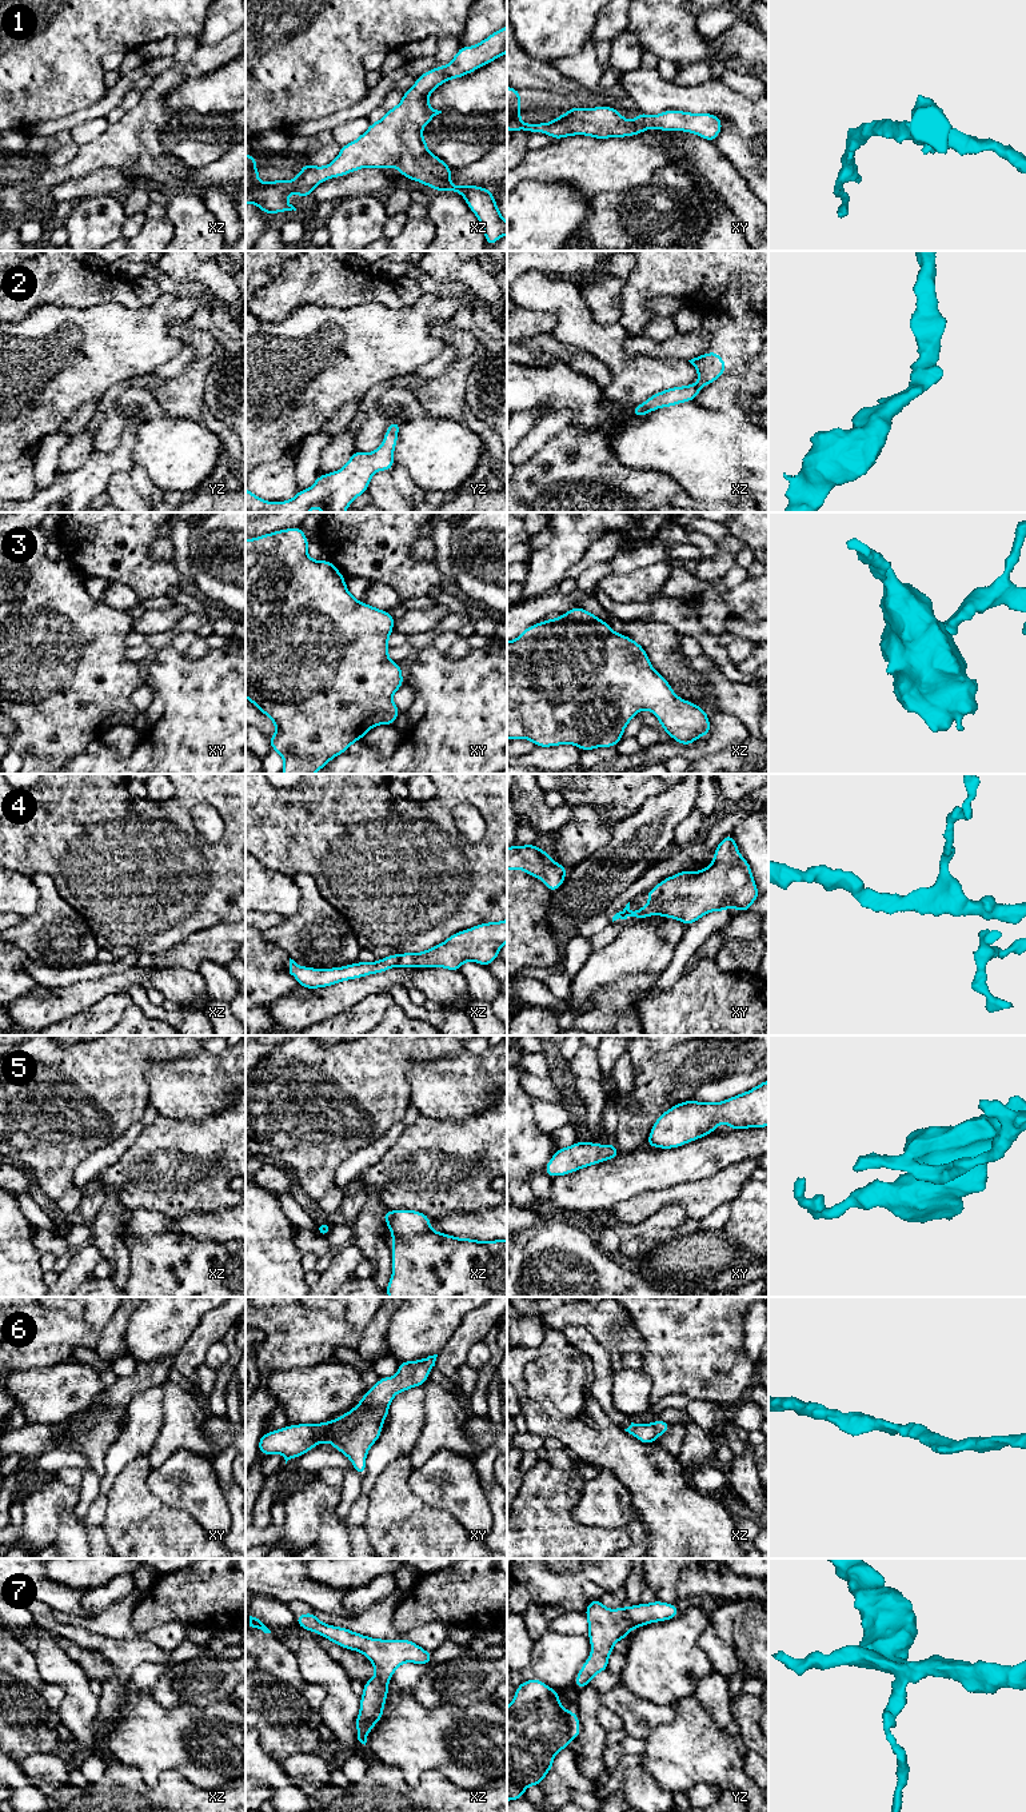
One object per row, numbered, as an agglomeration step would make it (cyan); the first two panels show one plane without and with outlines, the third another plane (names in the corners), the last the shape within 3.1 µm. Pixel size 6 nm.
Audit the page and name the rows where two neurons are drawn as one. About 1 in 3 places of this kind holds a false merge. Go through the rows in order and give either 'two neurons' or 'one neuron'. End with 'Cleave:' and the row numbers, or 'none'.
1: one neuron
2: one neuron
3: one neuron
4: one neuron
5: two neurons
6: one neuron
7: one neuron
Cleave: 5

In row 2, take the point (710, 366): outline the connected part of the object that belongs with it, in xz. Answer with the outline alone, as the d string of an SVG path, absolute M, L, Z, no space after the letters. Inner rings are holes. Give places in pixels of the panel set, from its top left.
M716 351L699 355L688 360L696 370L699 379L694 384L682 387L671 387L656 392L642 404L634 407L631 414L634 418L642 418L658 408L672 407L683 402L694 402L704 386L712 384L726 371L726 360Z

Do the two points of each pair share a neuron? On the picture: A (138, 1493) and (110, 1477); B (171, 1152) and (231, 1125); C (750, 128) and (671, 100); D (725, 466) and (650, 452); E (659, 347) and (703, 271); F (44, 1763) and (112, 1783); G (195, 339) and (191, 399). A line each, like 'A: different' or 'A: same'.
A: different
B: same
C: same
D: same
E: different
F: different
G: same

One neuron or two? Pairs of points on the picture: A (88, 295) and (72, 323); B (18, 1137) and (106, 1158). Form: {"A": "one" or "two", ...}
{"A": "two", "B": "two"}

